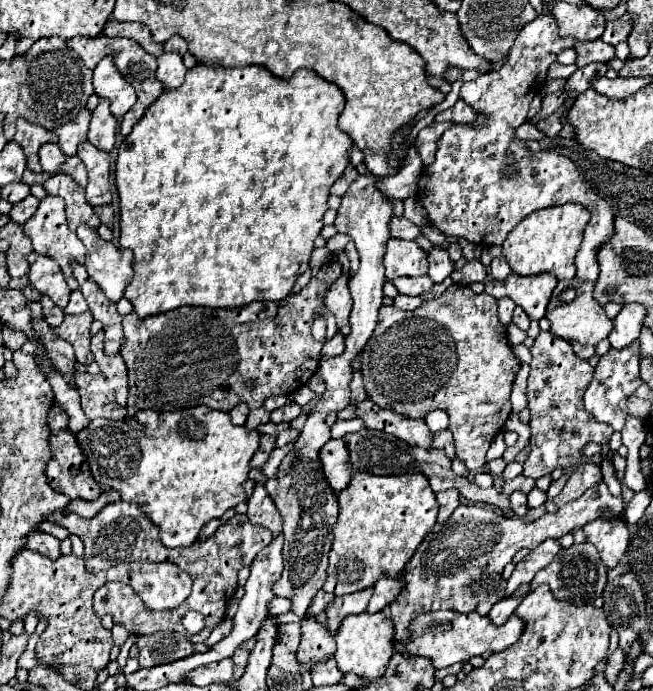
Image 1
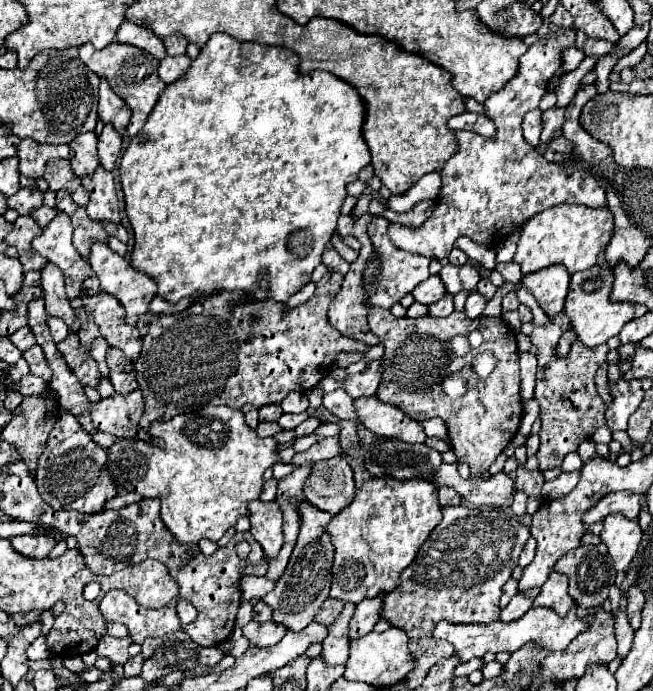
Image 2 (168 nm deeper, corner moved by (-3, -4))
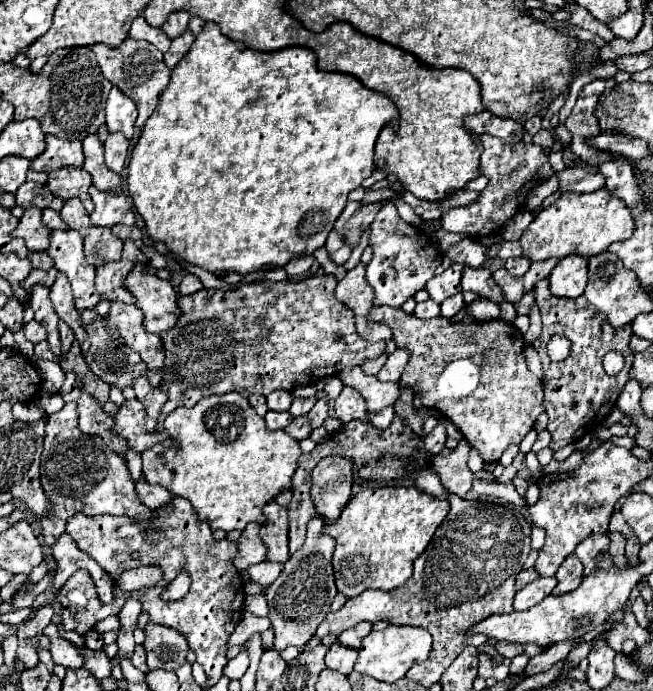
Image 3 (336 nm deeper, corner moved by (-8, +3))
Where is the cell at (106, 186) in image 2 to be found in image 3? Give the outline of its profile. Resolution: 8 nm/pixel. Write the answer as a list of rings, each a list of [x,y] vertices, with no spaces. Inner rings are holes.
[[[90,186],[90,196],[94,200],[94,212],[90,214],[90,220],[96,226],[108,226],[108,228],[112,228],[114,224],[134,226],[134,212],[122,192],[112,194],[98,190],[96,186]]]

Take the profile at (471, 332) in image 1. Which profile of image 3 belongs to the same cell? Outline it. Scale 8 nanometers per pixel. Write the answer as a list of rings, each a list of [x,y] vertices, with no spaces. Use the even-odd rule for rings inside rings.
[[[374,306],[370,310],[370,318],[386,324],[394,332],[396,346],[410,352],[410,362],[398,380],[398,388],[412,390],[414,396],[420,396],[422,406],[434,408],[452,420],[470,446],[480,452],[486,464],[498,462],[508,446],[520,444],[532,430],[540,416],[544,394],[540,380],[526,368],[524,340],[514,324],[506,320],[462,324],[450,322],[444,316],[420,320],[414,314],[406,314],[404,310],[390,306]],[[452,360],[472,360],[480,366],[480,384],[474,392],[438,388],[438,378],[444,366]]]

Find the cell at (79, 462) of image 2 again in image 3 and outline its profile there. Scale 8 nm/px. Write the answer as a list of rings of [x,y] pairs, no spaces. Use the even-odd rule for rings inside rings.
[[[68,402],[60,412],[50,414],[48,416],[48,424],[46,424],[46,438],[44,438],[44,452],[42,452],[42,462],[40,462],[40,480],[42,480],[42,488],[48,496],[48,500],[52,502],[50,514],[41,518],[42,534],[46,544],[54,544],[56,536],[64,532],[64,520],[82,512],[88,516],[94,514],[126,514],[126,516],[140,516],[144,520],[142,528],[148,526],[150,520],[150,510],[146,506],[140,504],[140,500],[136,498],[134,492],[134,480],[128,472],[126,460],[116,454],[114,450],[110,450],[104,440],[100,436],[90,436],[84,434],[78,428],[78,410],[74,406],[74,402]]]

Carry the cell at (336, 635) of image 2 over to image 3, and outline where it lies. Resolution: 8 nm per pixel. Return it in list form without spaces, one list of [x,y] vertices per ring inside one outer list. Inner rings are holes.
[[[334,642],[326,654],[326,666],[332,670],[340,670],[342,674],[350,674],[352,666],[356,662],[358,650],[352,650],[348,646],[342,646],[340,642]]]

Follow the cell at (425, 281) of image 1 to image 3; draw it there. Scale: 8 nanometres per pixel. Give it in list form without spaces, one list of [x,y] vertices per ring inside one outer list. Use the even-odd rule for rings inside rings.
[[[452,264],[448,270],[444,270],[440,276],[434,276],[426,284],[426,292],[434,302],[440,304],[444,298],[460,292],[460,276],[462,276],[462,264]]]

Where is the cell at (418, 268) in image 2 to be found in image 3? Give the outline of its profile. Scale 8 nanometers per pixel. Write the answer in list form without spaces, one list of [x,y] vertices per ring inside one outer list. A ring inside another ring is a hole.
[[[386,202],[372,222],[370,248],[374,256],[370,264],[366,264],[366,280],[374,288],[376,306],[386,304],[392,308],[400,308],[410,296],[424,288],[424,284],[434,276],[440,260],[440,252],[434,246],[432,238],[420,228],[404,222],[392,202]]]

